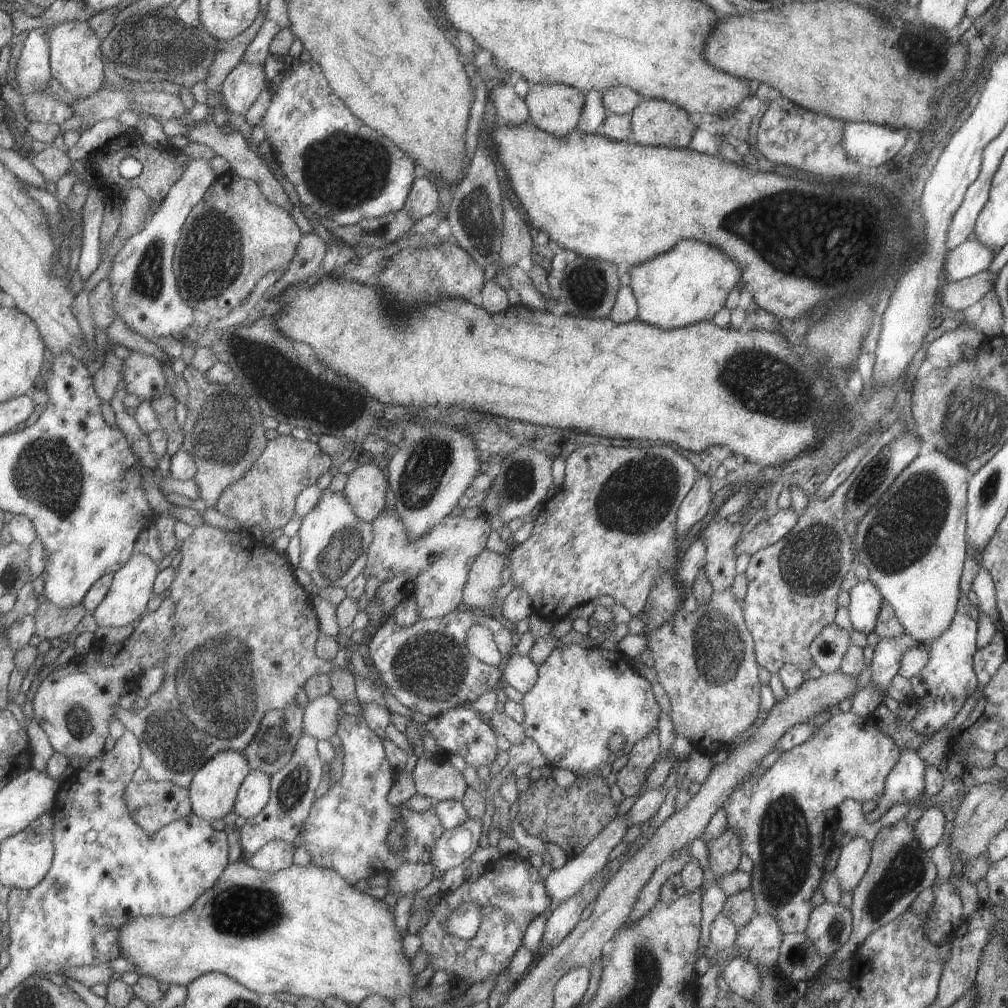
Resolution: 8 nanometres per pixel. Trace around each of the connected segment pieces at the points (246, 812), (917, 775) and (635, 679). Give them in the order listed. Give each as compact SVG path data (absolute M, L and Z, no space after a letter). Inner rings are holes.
M250 770L236 793L233 812L245 820L256 816L269 799L270 779L257 770Z
M909 748L901 749L899 760L889 770L884 792L881 800L877 802L875 809L869 814L864 814L865 820L869 823L875 822L891 809L891 806L908 801L915 802L919 794L924 794L924 769L923 760L915 750Z
M575 643L557 646L538 667L535 685L522 694L523 732L537 744L551 768L569 770L575 777L587 777L599 771L602 764L611 764L616 758L628 756L635 742L657 729L660 708L651 686L620 651ZM611 733L623 736L624 744L617 752L609 752L604 743L604 738Z

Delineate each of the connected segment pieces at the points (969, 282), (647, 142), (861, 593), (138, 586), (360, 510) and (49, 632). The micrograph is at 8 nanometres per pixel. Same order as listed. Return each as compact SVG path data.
M984 269L970 278L944 283L938 289L938 304L953 311L963 311L968 306L981 302L985 292L993 286L996 276L997 274Z
M643 98L630 114L632 143L641 146L688 147L693 134L688 114L663 100Z
M869 580L857 582L849 590L849 606L847 612L851 622L852 630L870 634L874 631L876 619L879 614L879 608L883 604L883 598L875 584Z
M133 554L123 567L113 573L107 595L91 613L97 627L122 627L146 612L147 602L152 598L152 586L157 575L157 564L145 554Z
M372 462L359 465L347 474L341 494L351 504L355 518L361 522L371 522L384 508L387 484L384 471Z
M44 600L38 604L33 614L33 634L39 640L49 640L69 636L74 631L79 620L87 614L85 608L79 603L71 608L57 608L55 604Z

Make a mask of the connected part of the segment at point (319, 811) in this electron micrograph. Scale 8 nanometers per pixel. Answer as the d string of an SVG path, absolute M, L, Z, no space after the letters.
M344 713L338 718L336 735L344 755L341 777L325 794L311 802L309 814L299 830L301 847L311 858L309 865L335 870L346 884L355 885L359 880L373 876L389 876L399 864L429 863L429 852L444 830L433 807L425 812L411 812L410 841L399 852L391 852L387 846L391 824L410 811L403 804L393 807L387 802L395 770L385 758L382 740L361 716Z

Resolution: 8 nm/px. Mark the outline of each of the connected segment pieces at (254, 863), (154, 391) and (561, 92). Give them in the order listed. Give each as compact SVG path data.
M273 840L261 846L261 849L255 854L246 854L243 857L244 861L255 870L279 871L292 865L293 848L292 844Z
M132 351L122 362L126 394L133 394L141 401L151 401L163 396L165 376L162 364L153 356Z
M535 83L523 100L535 128L553 136L565 136L577 126L584 95L566 85Z

